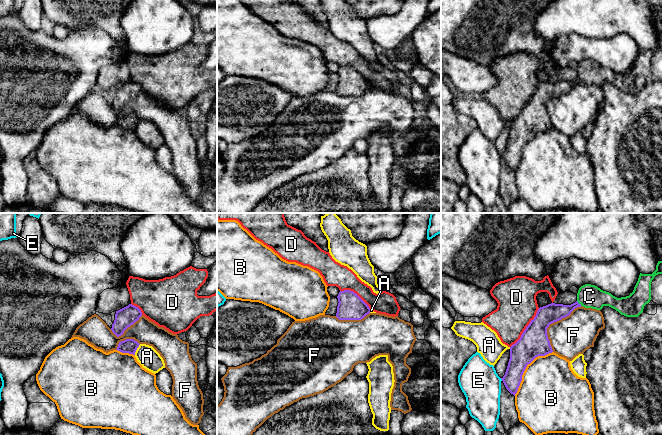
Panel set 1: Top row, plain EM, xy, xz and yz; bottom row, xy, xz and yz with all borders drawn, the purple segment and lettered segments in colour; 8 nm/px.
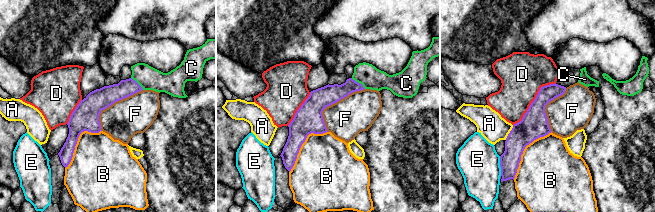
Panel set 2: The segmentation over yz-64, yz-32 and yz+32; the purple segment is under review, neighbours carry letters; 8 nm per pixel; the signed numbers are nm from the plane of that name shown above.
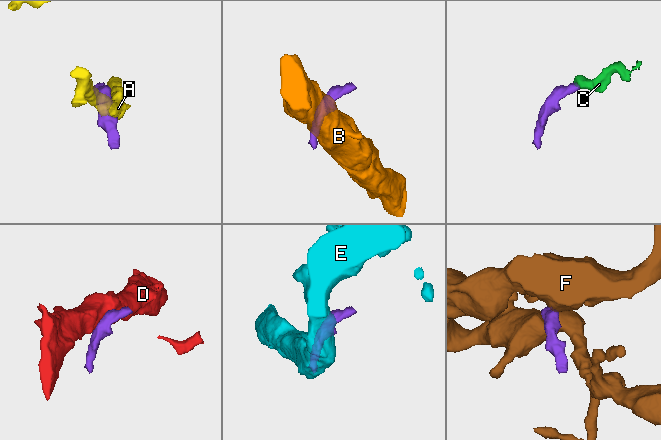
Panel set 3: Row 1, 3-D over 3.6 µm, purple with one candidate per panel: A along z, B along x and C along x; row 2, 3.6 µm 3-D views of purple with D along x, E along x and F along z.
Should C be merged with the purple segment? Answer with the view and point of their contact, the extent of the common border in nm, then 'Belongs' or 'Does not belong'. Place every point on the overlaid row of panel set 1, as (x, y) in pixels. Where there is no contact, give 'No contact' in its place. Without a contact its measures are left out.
Touches purple at yz (578, 303). Shared border 60 nm. Belongs

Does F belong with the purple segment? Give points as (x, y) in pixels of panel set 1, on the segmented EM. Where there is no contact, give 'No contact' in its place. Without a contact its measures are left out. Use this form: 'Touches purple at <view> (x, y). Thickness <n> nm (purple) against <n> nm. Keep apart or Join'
Touches purple at yz (552, 322). Thickness 240 nm (purple) against 320 nm. Keep apart

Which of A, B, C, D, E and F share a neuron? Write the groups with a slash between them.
A / B / C / D / E / F

